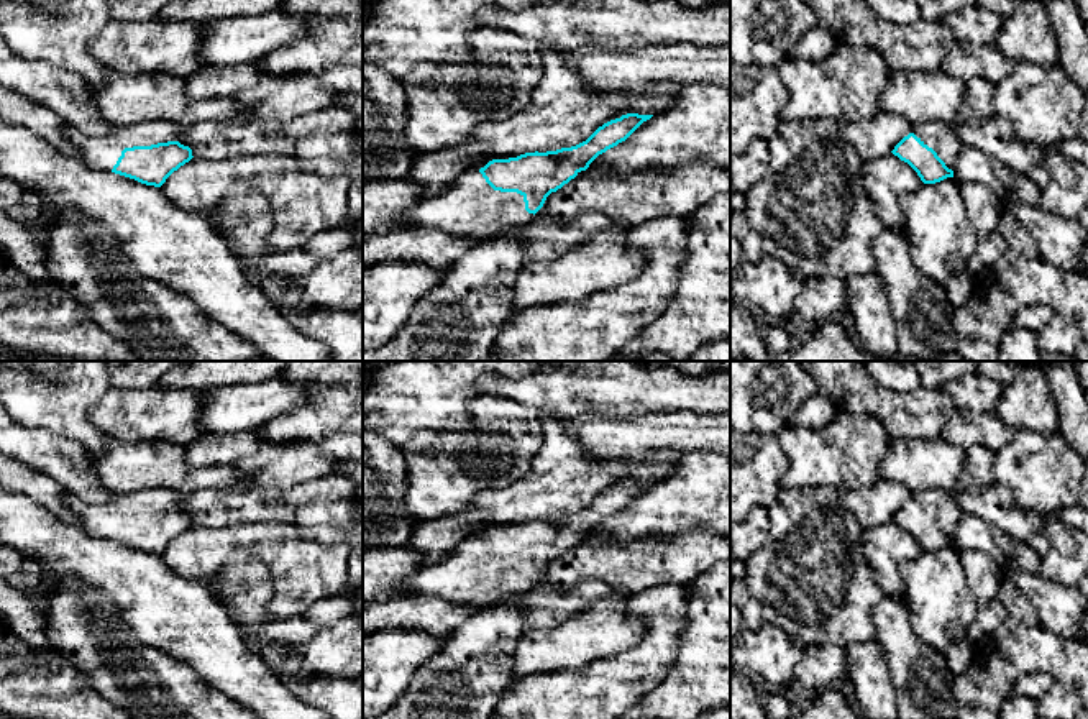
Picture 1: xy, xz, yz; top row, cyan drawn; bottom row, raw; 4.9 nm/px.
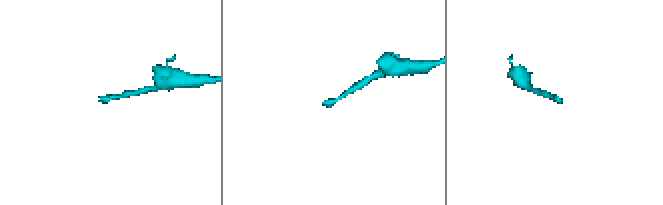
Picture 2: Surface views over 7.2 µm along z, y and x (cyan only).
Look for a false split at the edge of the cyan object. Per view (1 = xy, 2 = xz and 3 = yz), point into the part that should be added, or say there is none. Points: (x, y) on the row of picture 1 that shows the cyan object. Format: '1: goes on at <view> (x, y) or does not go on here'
1: goes on at xy (100, 151)
2: goes on at xz (470, 207)
3: goes on at yz (941, 137)

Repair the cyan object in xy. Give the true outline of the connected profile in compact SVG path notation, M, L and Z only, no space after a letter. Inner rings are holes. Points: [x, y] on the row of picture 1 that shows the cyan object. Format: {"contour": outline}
{"contour": "M162 120L115 126L107 135L84 135L66 126L64 135L89 166L154 187L161 187L174 171L194 158L192 149L177 141L176 125Z"}

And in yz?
{"contour": "M917 123L891 151L907 163L924 184L935 184L953 177L953 169L963 143L952 123Z"}

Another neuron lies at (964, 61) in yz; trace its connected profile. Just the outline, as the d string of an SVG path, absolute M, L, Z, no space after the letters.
M952 39L942 71L960 80L983 77L991 84L1004 79L1016 67L994 44L962 44Z

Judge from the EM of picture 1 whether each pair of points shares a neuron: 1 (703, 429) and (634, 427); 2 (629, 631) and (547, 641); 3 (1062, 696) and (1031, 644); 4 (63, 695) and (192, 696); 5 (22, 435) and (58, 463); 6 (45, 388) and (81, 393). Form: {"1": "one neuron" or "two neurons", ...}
{"1": "one neuron", "2": "one neuron", "3": "two neurons", "4": "two neurons", "5": "one neuron", "6": "one neuron"}

